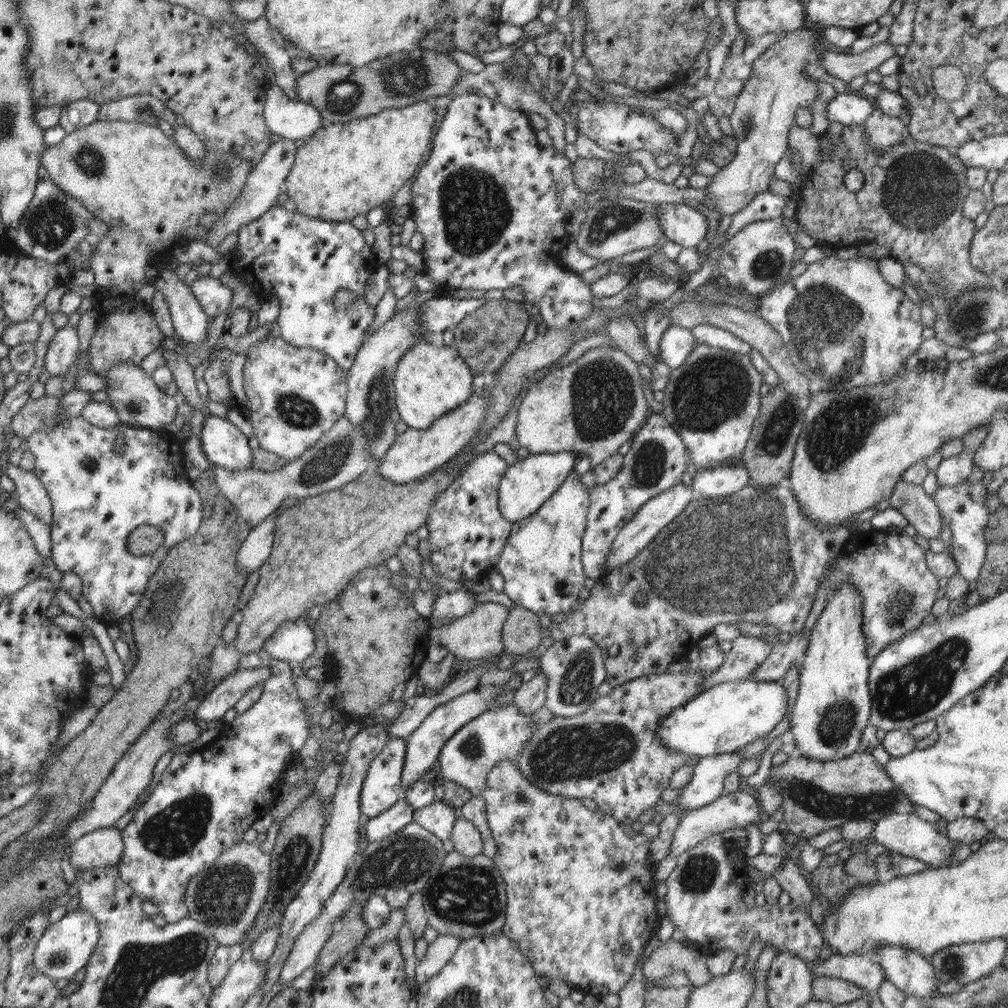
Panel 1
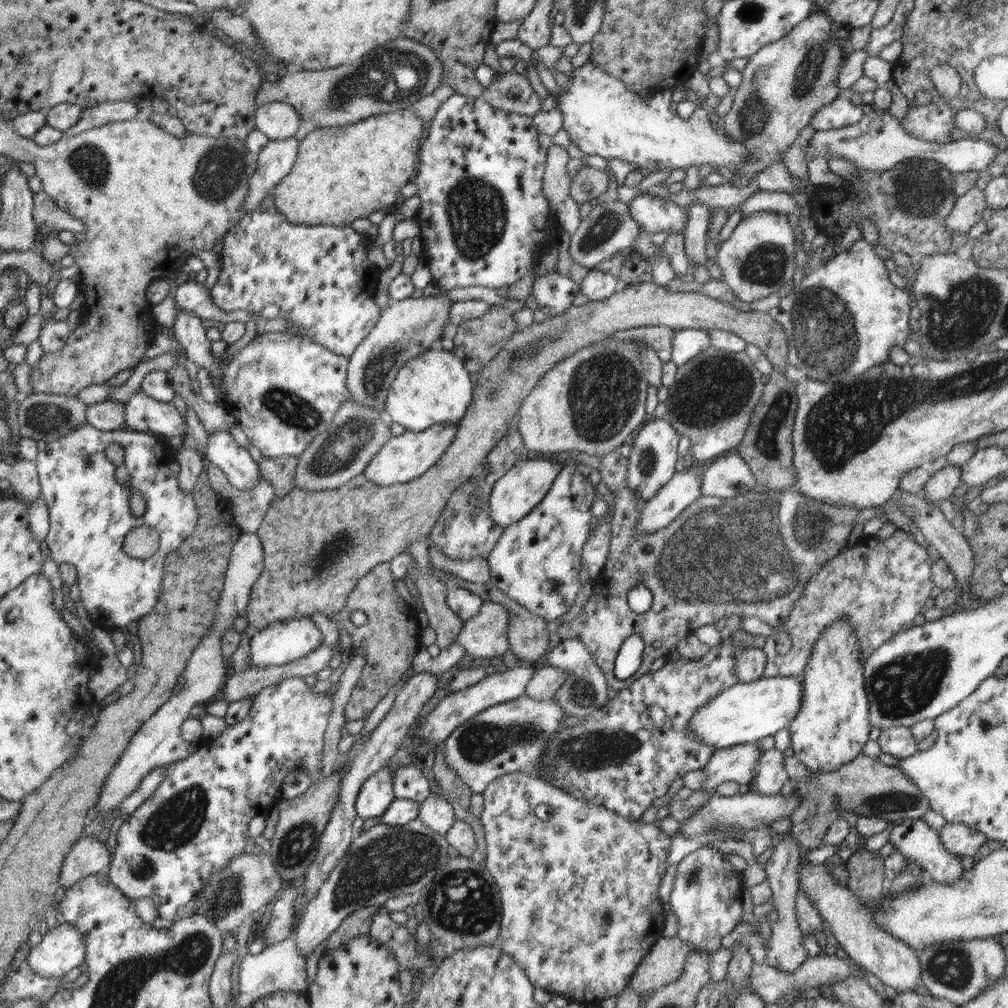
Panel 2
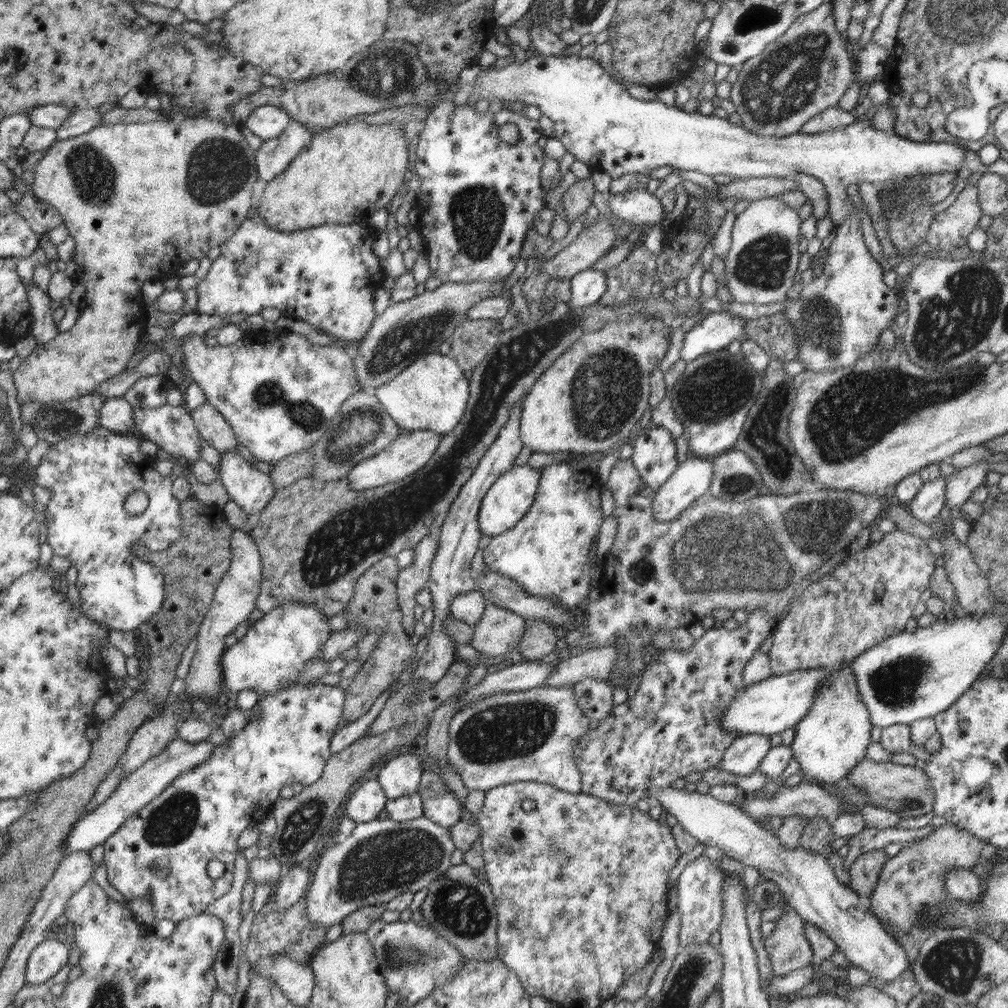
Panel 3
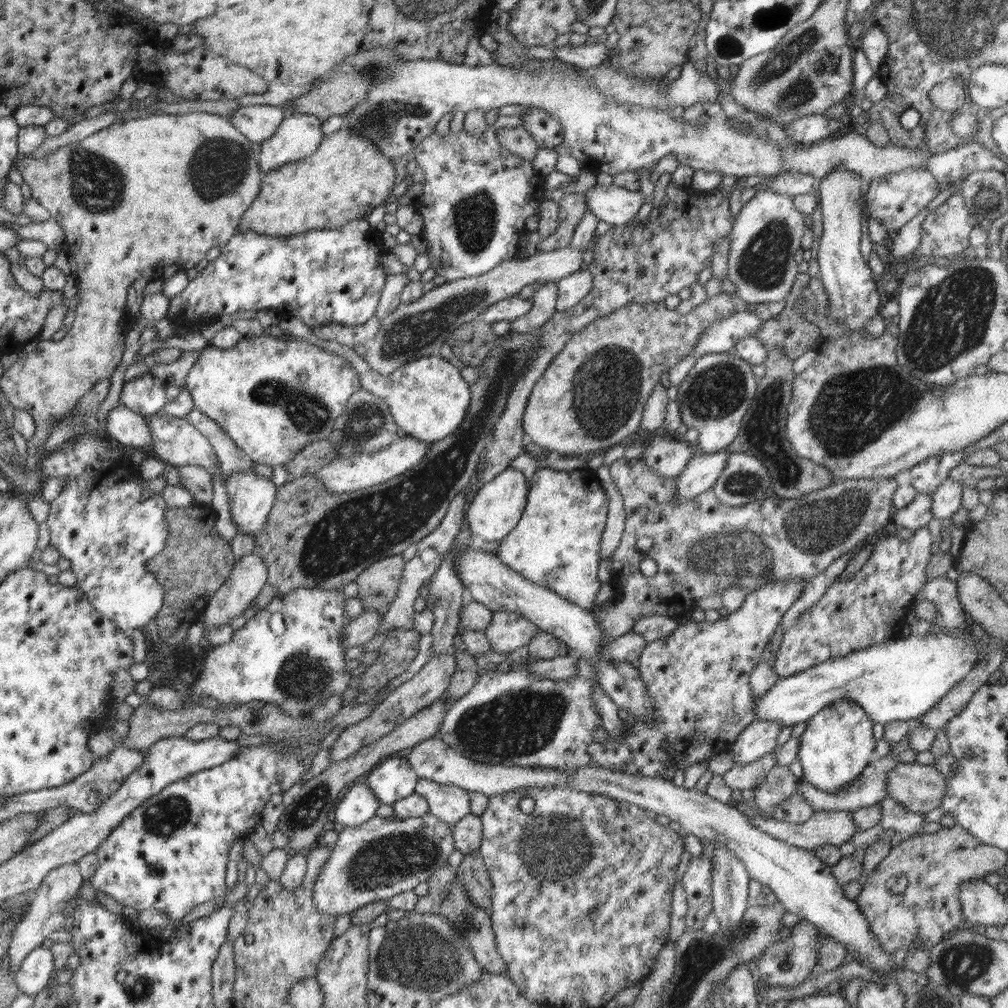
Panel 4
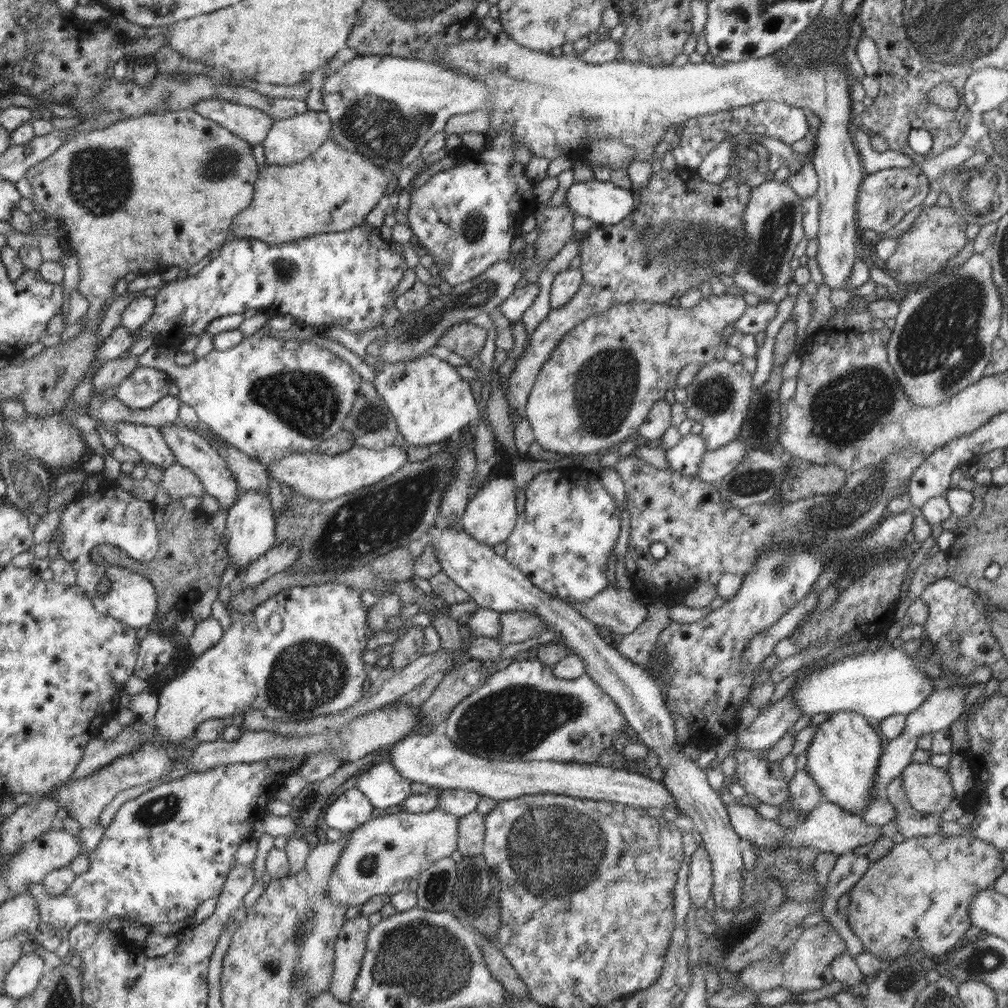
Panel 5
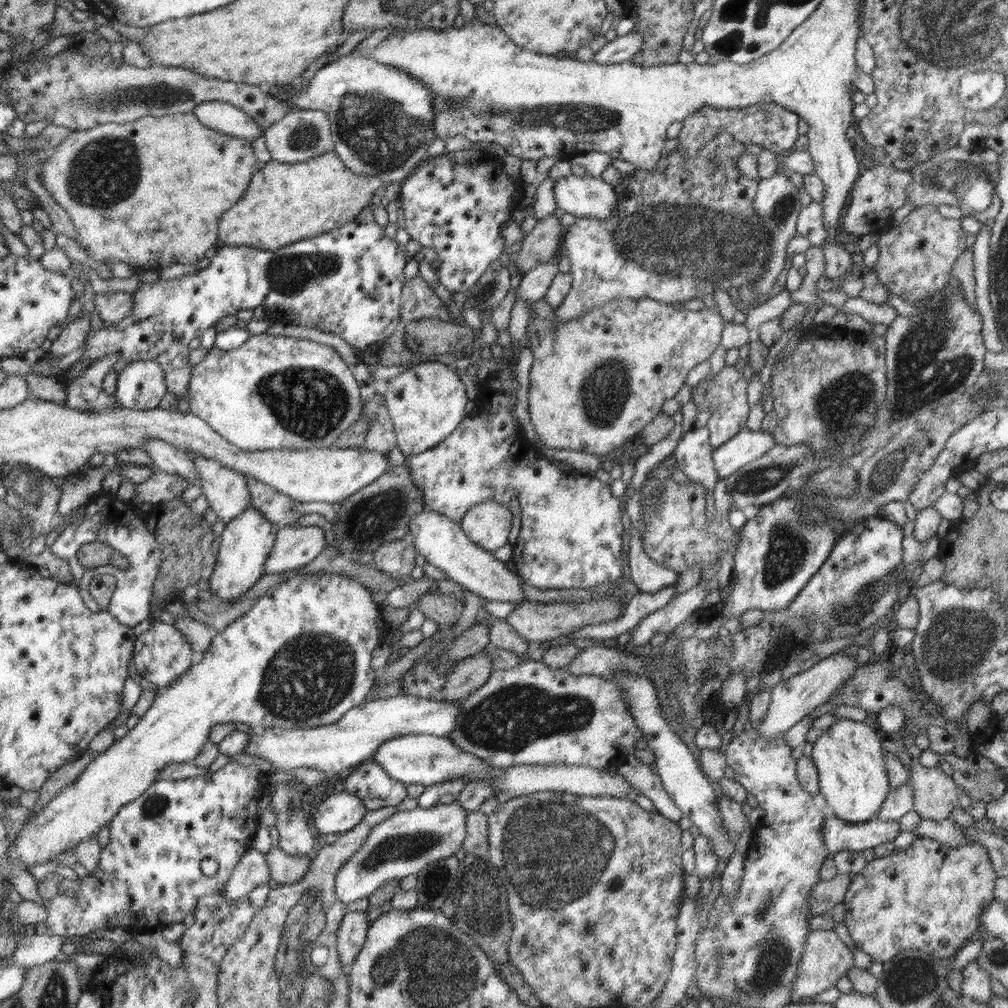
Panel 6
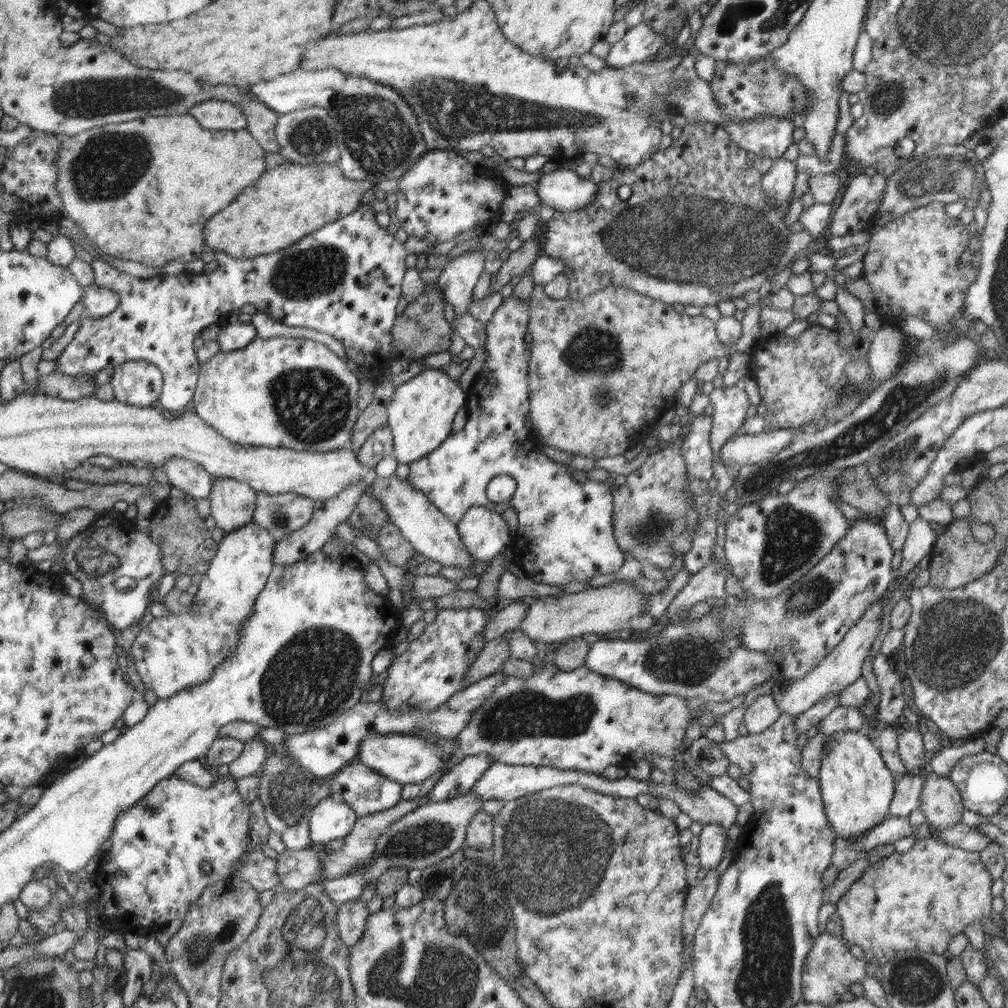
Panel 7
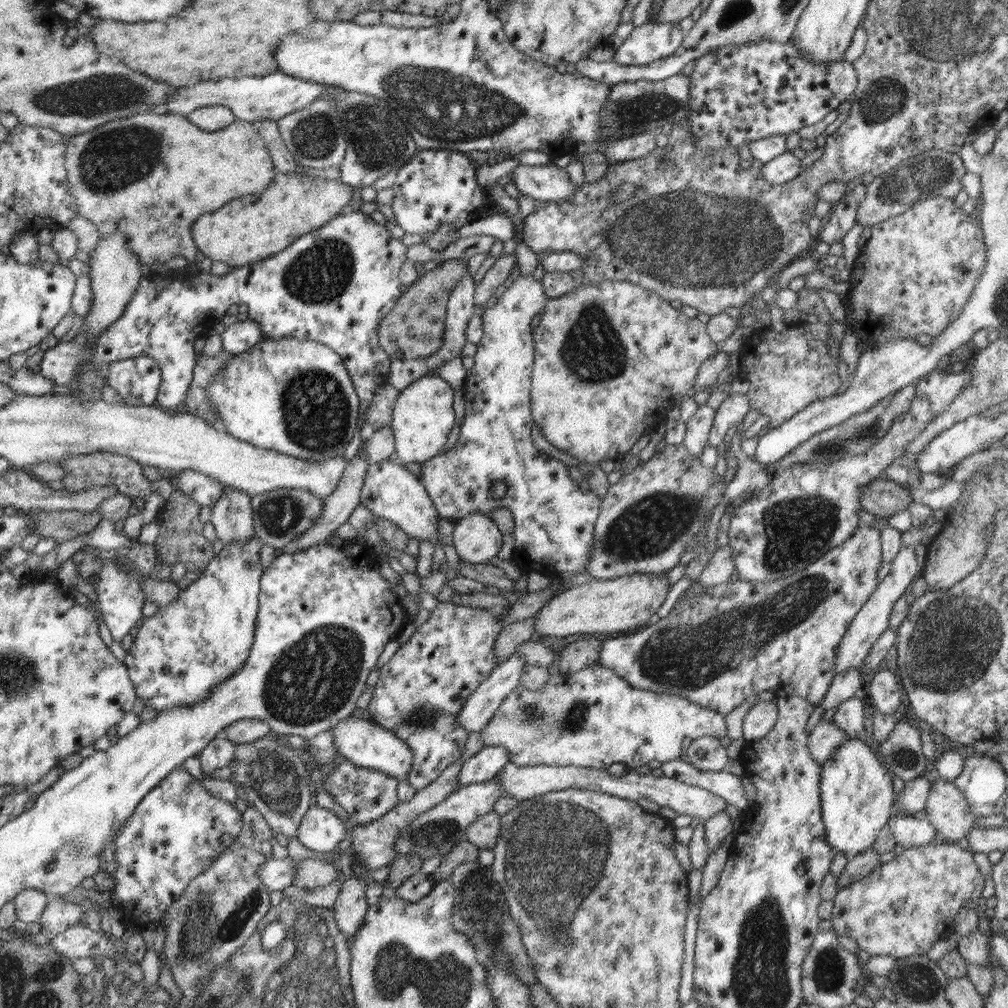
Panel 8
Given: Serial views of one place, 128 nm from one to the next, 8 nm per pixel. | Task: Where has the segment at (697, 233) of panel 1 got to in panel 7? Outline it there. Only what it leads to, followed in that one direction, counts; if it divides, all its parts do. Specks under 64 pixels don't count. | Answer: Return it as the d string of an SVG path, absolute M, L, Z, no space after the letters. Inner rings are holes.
M558 168L543 174L536 181L540 204L546 204L560 212L574 212L594 202L597 183L588 176L583 177L576 170Z

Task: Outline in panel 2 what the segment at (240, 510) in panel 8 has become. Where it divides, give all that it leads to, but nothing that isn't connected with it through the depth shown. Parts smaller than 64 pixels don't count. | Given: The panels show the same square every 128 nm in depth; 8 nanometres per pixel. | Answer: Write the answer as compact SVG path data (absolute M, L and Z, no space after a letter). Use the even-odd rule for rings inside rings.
M141 390L124 403L125 423L128 429L169 438L188 433L185 418L172 403L154 400Z

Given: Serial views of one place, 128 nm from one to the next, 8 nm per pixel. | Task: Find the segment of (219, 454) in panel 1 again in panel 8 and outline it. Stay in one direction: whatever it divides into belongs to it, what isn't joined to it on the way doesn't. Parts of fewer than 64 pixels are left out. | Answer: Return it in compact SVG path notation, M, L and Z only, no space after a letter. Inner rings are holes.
M254 535L247 542L235 542L225 546L218 556L214 556L200 577L186 590L178 594L174 602L159 606L154 616L143 618L138 625L138 634L126 651L123 663L134 684L134 695L143 700L145 706L170 710L177 706L202 703L220 683L236 674L247 660L254 642L254 628L259 608L260 580L264 569L260 551L263 542Z

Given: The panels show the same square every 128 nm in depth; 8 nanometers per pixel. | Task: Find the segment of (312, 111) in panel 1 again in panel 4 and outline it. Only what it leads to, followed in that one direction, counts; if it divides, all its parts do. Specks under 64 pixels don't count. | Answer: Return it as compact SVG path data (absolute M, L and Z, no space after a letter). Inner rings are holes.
M246 106L238 108L229 121L250 143L262 143L271 138L285 118L281 107Z

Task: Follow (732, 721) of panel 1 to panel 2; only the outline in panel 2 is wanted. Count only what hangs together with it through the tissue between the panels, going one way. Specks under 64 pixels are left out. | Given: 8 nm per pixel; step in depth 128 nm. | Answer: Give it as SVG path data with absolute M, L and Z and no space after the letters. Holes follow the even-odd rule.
M760 677L722 691L708 701L689 722L691 731L708 746L726 748L737 744L756 743L789 726L802 703L801 677Z

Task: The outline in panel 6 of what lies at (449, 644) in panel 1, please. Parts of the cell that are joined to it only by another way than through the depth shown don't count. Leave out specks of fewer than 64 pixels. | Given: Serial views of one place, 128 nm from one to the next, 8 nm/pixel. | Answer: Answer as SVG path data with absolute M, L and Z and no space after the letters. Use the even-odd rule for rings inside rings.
M604 598L604 600L592 600L592 602L582 602L582 604L564 604L564 602L532 603L529 601L521 602L516 605L515 609L505 619L518 636L525 641L532 643L546 642L554 640L560 636L571 636L580 629L588 625L599 623L610 623L618 617L620 613L620 602Z

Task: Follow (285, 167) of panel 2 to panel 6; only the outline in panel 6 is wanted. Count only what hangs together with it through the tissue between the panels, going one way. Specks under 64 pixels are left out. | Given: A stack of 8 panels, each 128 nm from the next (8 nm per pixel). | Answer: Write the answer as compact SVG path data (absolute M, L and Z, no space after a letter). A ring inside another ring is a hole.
M294 110L278 122L268 126L263 136L271 158L282 164L306 162L315 156L332 151L330 119L320 110Z

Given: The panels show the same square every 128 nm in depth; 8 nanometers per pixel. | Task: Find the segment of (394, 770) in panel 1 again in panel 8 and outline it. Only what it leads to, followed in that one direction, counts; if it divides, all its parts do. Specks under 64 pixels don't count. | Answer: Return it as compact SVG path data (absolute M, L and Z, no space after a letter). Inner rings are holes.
M315 803L306 811L298 826L298 840L316 852L332 852L348 835L344 822L335 812Z

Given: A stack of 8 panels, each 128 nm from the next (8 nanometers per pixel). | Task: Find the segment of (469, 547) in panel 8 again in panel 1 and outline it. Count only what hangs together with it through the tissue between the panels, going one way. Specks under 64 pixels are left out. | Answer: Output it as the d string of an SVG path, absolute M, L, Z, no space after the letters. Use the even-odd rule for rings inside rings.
M572 452L530 453L526 458L518 459L514 465L508 466L498 489L498 506L502 516L513 523L534 514L574 470L579 457Z

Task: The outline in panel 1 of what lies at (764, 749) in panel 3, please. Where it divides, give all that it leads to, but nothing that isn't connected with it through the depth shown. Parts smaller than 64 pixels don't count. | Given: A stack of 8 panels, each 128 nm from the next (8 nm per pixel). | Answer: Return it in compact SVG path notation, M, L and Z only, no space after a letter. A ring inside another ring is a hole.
M736 752L722 753L707 757L700 757L697 759L697 764L694 766L693 775L691 776L689 783L681 790L682 794L674 802L674 804L681 806L682 810L686 811L685 813L680 813L680 815L670 813L664 816L663 820L659 824L660 834L658 834L657 839L651 840L647 859L652 862L652 864L657 865L660 860L666 856L669 856L669 850L671 850L672 843L672 834L674 833L674 828L678 826L680 819L686 815L688 811L694 810L695 808L701 806L708 806L708 804L714 802L720 795L722 795L723 780L727 777L727 774L737 772L741 762L744 762L744 760L741 757L741 754Z

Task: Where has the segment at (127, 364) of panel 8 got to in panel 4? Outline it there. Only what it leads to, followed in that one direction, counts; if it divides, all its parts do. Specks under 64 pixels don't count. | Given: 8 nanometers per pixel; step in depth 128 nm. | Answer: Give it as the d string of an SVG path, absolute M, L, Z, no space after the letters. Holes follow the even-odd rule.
M143 373L123 384L119 401L140 416L152 416L167 403L166 388L164 380L152 373Z

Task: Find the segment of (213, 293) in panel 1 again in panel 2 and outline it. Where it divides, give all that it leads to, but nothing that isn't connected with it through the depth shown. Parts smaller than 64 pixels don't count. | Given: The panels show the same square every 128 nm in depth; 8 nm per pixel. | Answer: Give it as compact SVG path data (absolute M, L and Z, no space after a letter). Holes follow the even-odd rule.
M196 281L180 283L173 294L175 306L195 314L200 319L212 320L219 326L234 321L246 323L252 320L253 312L248 312L248 310L233 310L232 312L220 310L213 303L210 291L211 289L204 287L204 283Z

